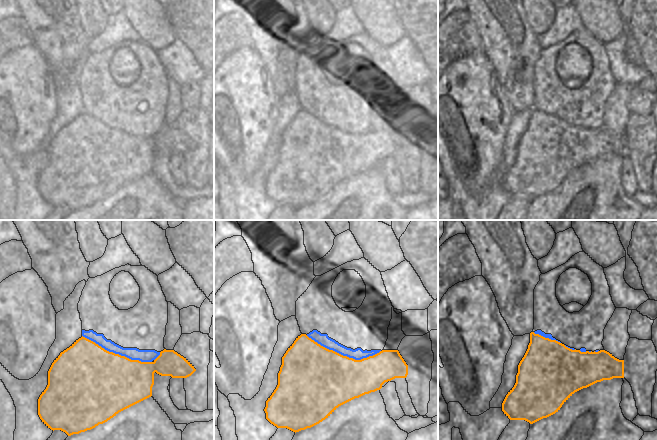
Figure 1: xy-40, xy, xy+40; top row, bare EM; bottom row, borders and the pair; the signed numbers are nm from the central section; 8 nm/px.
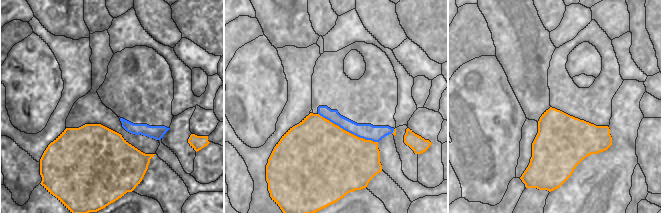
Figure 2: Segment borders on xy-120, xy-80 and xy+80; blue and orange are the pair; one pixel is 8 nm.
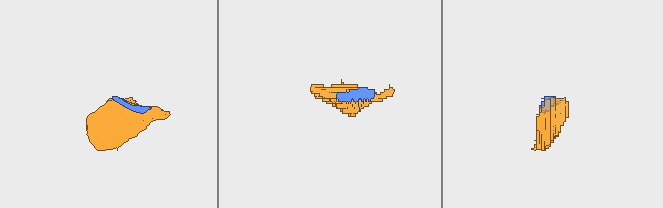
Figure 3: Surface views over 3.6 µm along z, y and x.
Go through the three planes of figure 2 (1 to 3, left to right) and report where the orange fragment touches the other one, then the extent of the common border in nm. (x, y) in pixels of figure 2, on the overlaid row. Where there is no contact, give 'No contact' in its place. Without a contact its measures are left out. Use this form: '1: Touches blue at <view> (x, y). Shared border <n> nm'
1: No contact
2: Touches blue at xy-80 (348, 131). Shared border 550 nm
3: No contact

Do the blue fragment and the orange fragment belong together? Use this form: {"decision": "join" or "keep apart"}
{"decision": "join"}

